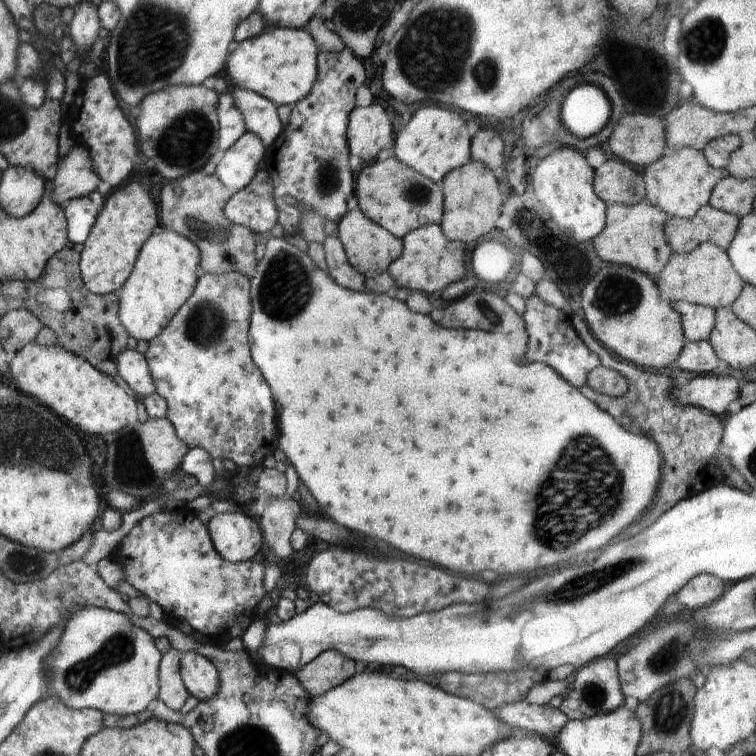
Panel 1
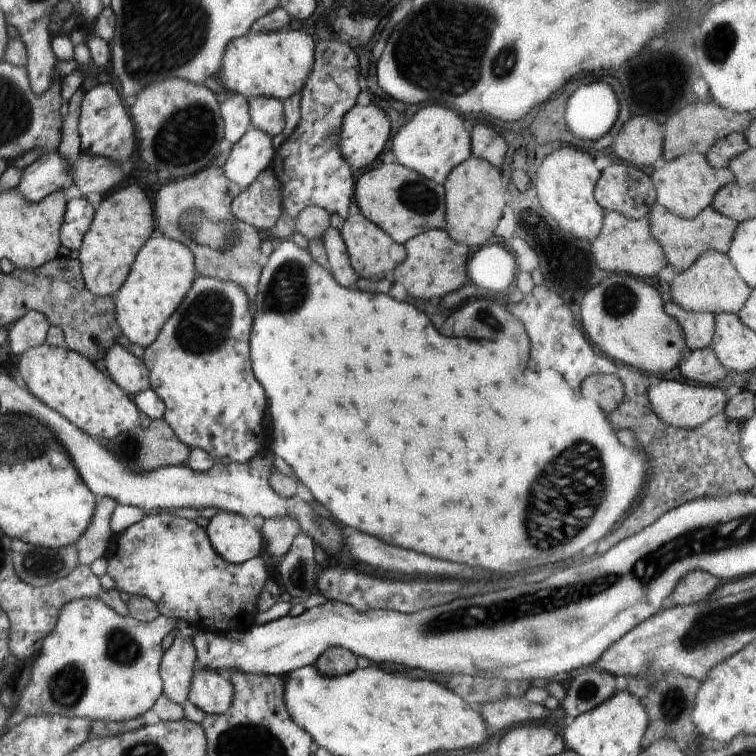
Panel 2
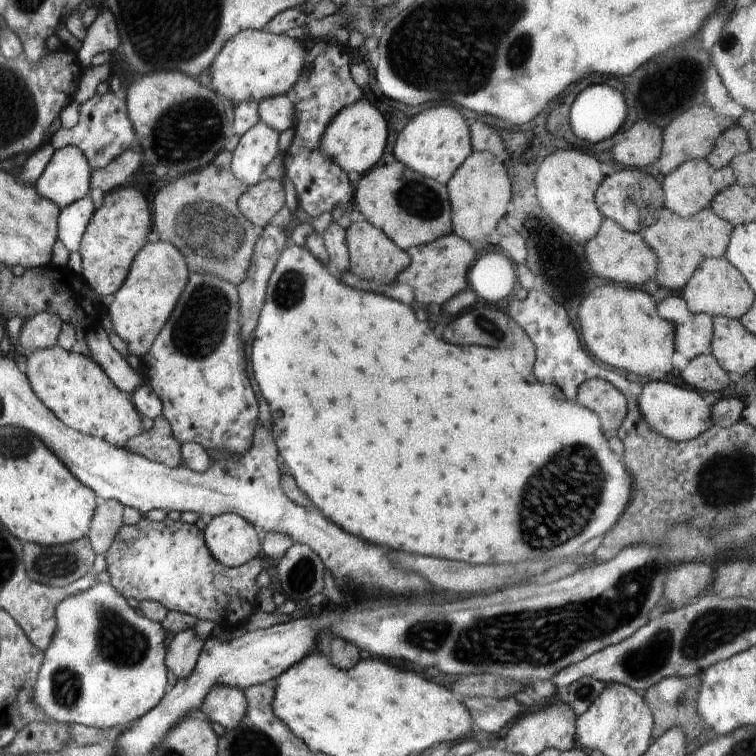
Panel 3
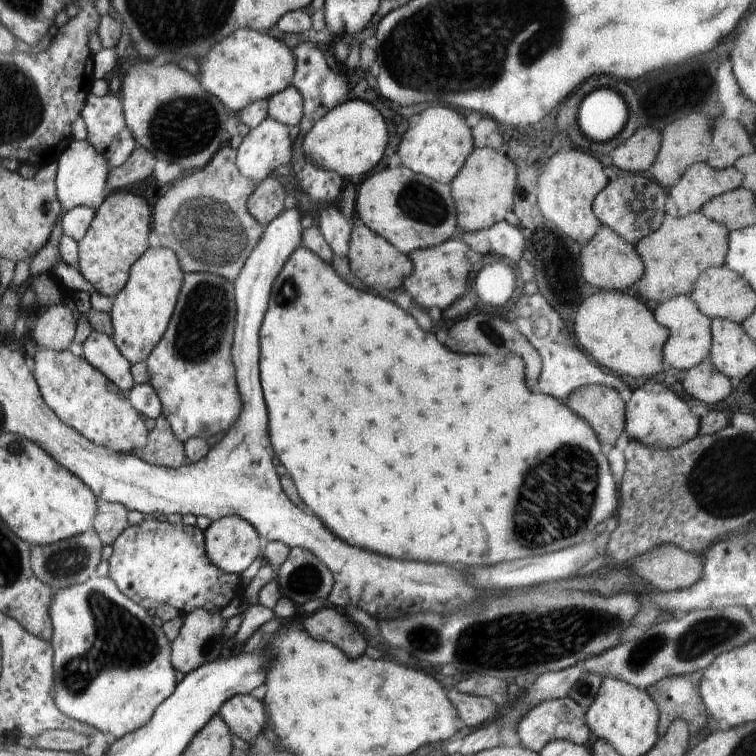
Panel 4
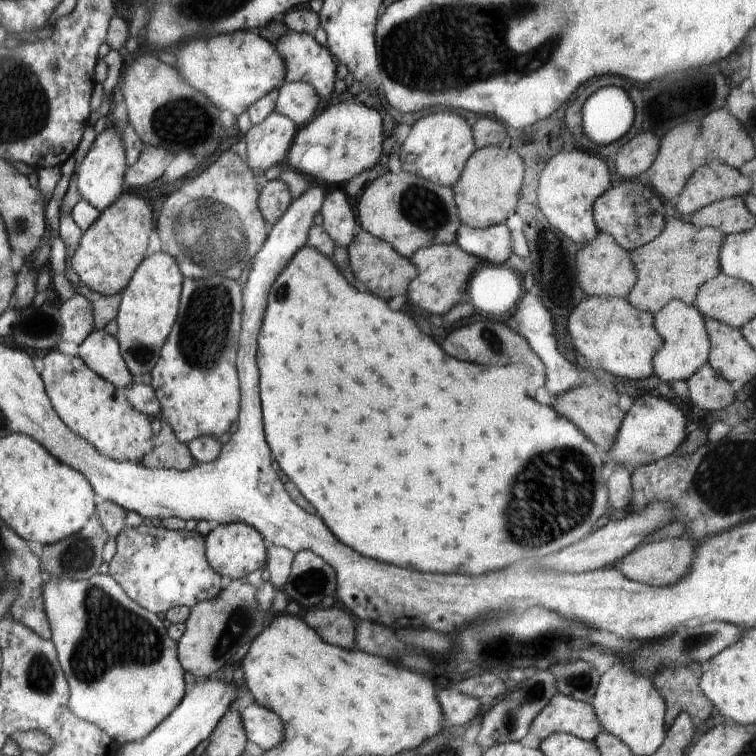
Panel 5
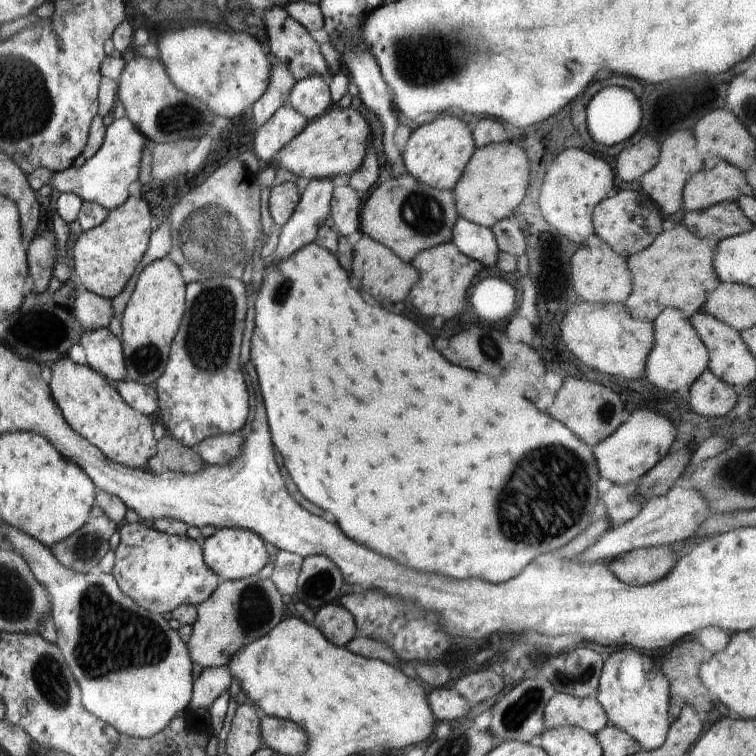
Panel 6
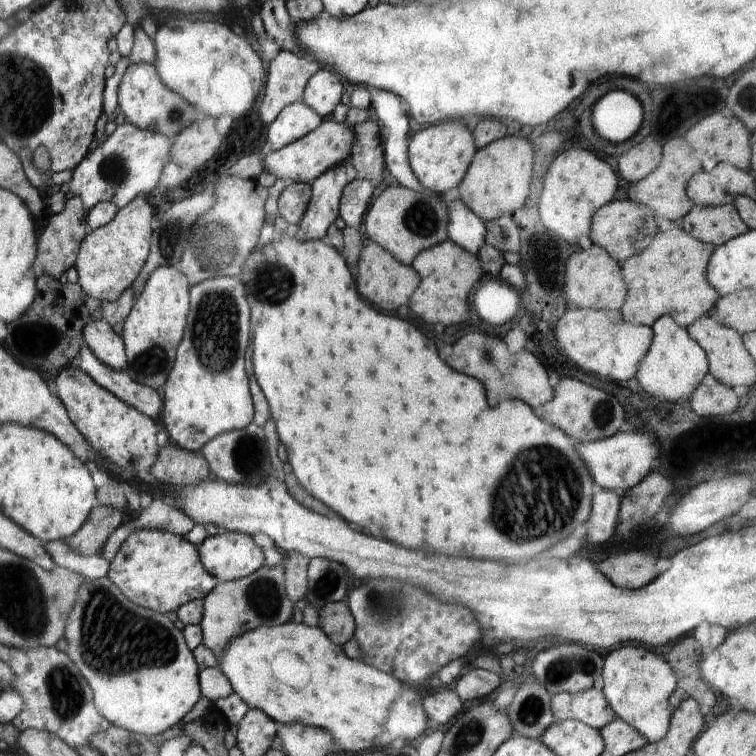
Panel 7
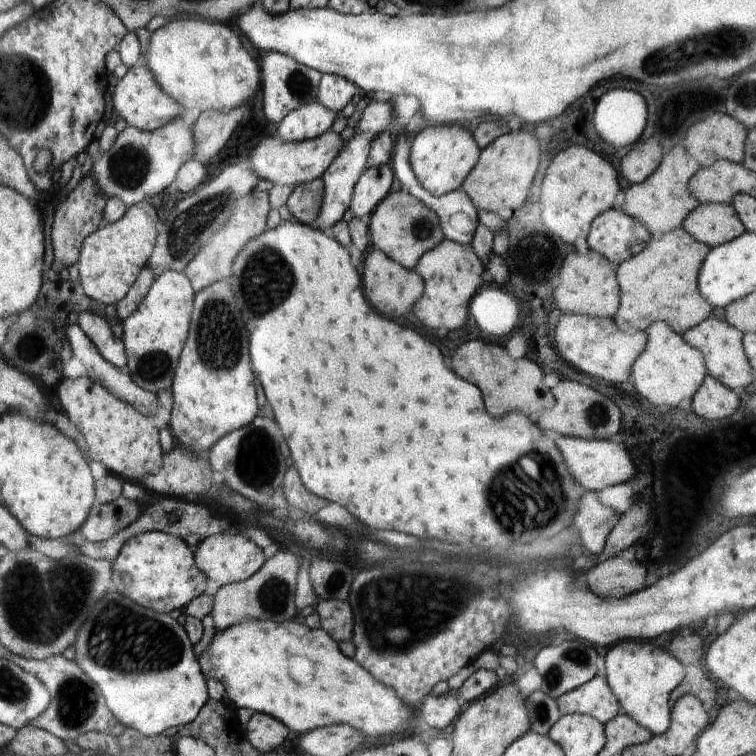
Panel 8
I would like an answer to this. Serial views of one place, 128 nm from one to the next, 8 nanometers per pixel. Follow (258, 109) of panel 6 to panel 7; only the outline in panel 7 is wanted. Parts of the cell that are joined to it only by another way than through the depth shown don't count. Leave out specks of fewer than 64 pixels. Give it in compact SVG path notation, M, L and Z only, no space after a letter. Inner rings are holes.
M280 51L268 66L264 98L259 109L261 120L269 125L285 106L302 101L308 81L324 68L330 70L314 57Z

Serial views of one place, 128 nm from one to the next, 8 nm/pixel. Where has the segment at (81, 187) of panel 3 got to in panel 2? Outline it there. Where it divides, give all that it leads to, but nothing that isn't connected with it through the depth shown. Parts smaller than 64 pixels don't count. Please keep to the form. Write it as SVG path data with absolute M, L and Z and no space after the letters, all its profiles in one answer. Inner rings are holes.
M58 151L43 154L24 168L15 189L28 202L40 202L47 198L48 194L56 193L56 190L64 190L64 193L67 193L74 186L72 170L73 166L68 166L68 162Z

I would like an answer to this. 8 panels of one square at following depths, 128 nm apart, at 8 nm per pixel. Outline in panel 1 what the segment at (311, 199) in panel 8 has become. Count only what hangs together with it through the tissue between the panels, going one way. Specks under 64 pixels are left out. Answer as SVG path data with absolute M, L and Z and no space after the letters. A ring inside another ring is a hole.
M258 170L245 188L233 193L223 212L232 224L246 226L253 233L270 232L277 224L278 212L266 170Z

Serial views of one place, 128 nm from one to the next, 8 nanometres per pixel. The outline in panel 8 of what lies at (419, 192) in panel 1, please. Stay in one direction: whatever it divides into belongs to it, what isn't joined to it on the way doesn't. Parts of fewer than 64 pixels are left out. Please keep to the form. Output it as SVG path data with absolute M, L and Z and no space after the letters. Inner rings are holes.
M405 189L389 192L367 218L373 246L405 269L412 270L420 257L432 250L445 236L434 209L428 208Z

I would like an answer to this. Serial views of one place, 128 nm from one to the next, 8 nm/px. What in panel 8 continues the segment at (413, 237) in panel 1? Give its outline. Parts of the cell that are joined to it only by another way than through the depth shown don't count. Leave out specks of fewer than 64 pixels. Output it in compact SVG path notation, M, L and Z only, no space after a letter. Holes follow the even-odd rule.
M444 238L420 257L414 269L425 282L422 296L411 310L416 318L428 328L444 326L449 331L462 328L468 322L469 304L487 278L486 266L471 245Z

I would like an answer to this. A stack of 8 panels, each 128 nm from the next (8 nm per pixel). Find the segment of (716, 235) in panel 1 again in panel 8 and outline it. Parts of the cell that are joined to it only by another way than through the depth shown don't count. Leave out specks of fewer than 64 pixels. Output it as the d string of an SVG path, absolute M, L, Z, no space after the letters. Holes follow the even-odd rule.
M683 228L674 229L659 239L651 238L638 254L617 265L615 275L621 299L613 319L618 328L625 333L634 334L645 332L652 323L662 321L683 335L712 316L713 308L700 294L697 283L701 264L710 249Z

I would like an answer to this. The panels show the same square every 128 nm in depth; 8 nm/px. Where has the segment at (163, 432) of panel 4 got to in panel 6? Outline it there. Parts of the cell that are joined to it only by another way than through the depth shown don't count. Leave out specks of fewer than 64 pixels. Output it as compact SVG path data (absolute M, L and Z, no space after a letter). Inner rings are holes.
M167 432L157 442L156 454L147 462L147 469L156 474L166 471L197 473L201 472L204 465L196 448L184 446Z

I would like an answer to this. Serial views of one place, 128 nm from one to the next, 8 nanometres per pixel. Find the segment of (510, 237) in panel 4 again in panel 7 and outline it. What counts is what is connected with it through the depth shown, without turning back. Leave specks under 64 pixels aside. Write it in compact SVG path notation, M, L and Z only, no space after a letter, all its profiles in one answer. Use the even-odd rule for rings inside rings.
M441 195L449 210L448 240L477 256L485 242L485 222L458 195Z

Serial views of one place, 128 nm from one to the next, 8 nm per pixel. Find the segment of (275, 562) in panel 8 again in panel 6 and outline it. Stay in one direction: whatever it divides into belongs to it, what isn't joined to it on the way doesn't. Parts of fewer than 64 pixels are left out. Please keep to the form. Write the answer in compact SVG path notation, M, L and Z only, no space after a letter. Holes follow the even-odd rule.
M258 574L238 580L221 580L216 590L197 605L197 619L193 622L193 631L190 640L186 643L190 658L193 663L202 666L203 669L227 666L242 646L250 641L268 634L288 613L286 605L282 603L282 597L274 581L260 577Z

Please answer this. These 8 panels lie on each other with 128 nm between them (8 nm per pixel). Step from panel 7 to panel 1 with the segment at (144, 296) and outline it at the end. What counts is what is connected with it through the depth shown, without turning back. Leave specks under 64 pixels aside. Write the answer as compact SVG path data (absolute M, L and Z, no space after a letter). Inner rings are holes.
M163 227L144 242L130 277L117 293L120 323L130 337L150 342L164 331L194 292L201 273L200 262L198 246L174 230Z

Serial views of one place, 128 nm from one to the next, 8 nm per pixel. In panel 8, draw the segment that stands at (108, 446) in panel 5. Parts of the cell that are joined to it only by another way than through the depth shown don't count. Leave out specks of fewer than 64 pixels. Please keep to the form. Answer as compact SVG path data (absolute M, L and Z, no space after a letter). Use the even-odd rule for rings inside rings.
M88 377L63 378L58 385L58 398L62 410L84 436L92 463L101 463L110 473L121 480L141 482L143 477L160 472L164 464L164 452L160 446L155 416L140 414L128 403L116 398L102 385Z

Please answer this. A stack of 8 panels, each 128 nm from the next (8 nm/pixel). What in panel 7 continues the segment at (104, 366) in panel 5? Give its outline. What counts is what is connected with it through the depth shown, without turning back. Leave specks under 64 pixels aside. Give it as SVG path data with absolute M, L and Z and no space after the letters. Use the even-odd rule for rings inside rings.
M91 320L84 325L83 337L93 355L106 366L117 371L125 371L128 366L122 337L116 335L104 320Z

